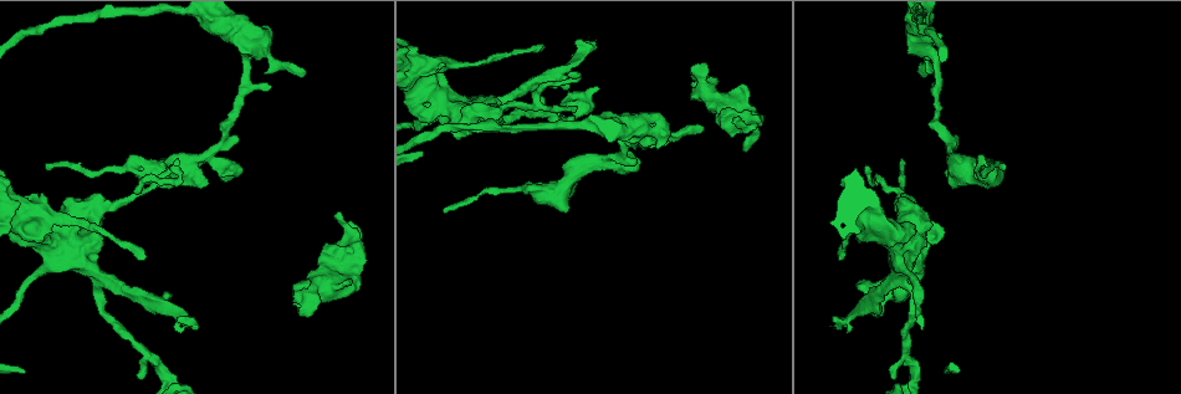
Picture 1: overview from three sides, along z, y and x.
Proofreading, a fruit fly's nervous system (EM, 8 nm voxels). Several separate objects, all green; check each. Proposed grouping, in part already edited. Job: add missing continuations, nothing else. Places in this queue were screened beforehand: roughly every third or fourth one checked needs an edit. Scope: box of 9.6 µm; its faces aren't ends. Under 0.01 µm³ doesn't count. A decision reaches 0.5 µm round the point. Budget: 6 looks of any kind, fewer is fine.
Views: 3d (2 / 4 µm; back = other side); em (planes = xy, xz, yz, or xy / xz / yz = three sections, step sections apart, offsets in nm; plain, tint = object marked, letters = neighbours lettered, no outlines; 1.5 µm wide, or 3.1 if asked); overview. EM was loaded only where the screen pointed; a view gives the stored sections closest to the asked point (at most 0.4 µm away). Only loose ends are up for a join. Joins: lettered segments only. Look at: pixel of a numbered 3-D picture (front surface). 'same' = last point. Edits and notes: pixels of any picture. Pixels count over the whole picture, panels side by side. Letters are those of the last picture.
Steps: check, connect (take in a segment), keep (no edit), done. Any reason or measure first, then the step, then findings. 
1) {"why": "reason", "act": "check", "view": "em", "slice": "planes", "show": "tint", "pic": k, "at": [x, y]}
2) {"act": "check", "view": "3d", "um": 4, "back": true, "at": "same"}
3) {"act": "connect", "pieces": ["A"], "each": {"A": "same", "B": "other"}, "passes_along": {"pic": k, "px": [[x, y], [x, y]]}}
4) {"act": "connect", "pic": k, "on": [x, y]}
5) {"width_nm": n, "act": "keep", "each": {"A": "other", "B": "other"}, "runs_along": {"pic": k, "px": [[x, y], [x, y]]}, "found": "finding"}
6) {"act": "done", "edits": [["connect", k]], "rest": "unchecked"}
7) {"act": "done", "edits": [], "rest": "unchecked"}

{"why": "branch stops here", "act": "check", "view": "3d", "um": 4, "pic": 1, "at": [197, 327]}

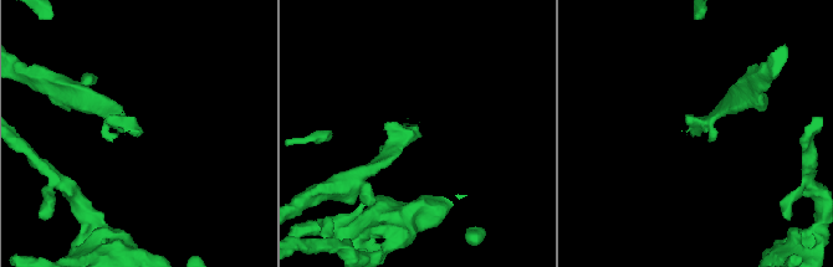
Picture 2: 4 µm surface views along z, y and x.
{"why": "now the EM", "act": "check", "view": "em", "slice": "xz", "step": 4, "show": "letters", "pic": 2, "at": [698, 136]}

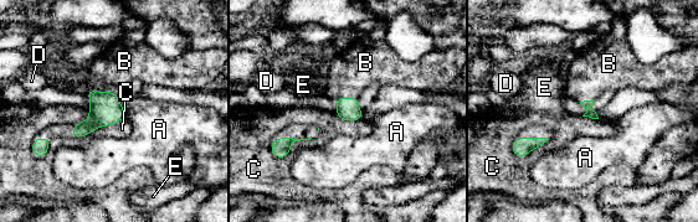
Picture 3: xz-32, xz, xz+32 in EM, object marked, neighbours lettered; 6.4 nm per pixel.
{"act": "connect", "pieces": ["B"], "each": {"A": "other", "B": "same", "C": "other", "D": "other", "E": "other"}, "passes_along": {"pic": 3, "px": [[348, 109], [345, 97], [363, 63]]}, "found": "it goes on there"}

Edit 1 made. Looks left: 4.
{"why": "redraw", "act": "check", "view": "overview"}

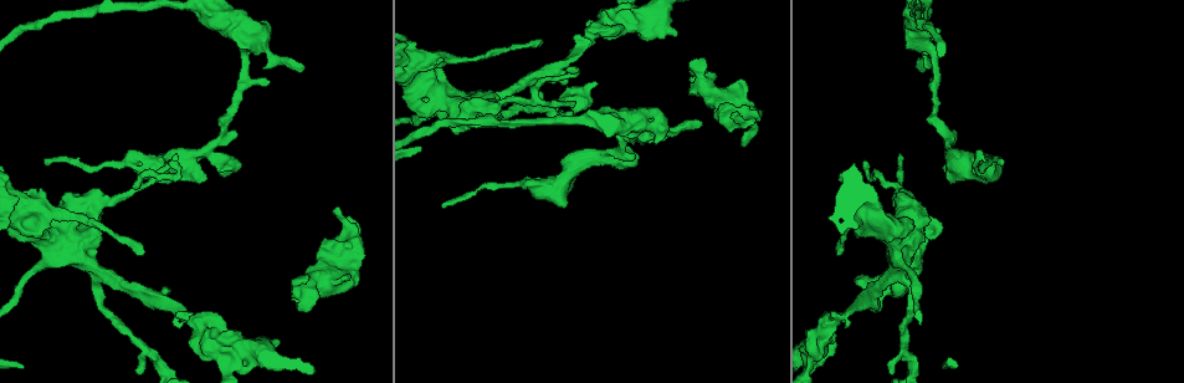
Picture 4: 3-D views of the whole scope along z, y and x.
{"why": "free end", "act": "check", "view": "3d", "um": 2, "pic": 4, "at": [746, 142]}

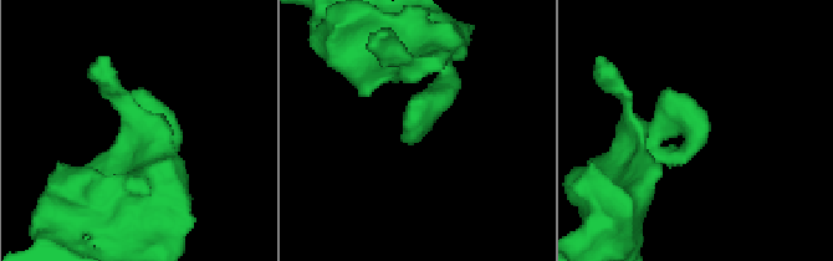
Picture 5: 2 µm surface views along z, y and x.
{"act": "check", "view": "em", "slice": "xy", "step": 4, "show": "tint", "pic": 5, "at": [415, 131]}

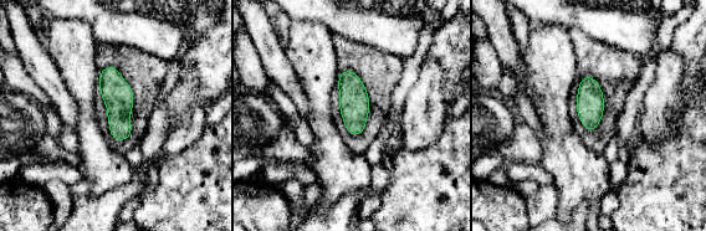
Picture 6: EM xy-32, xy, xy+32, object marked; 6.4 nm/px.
{"act": "check", "view": "em", "slice": "planes", "show": "letters", "at": "same"}

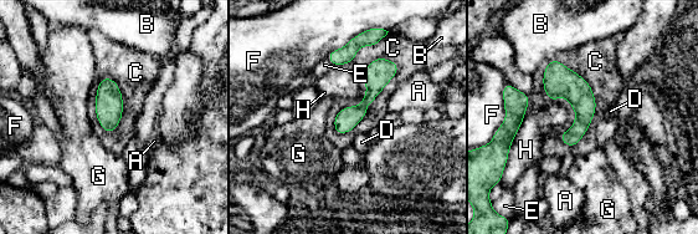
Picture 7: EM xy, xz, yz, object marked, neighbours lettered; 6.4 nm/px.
{"act": "keep", "each": {"A": "other", "B": "other", "C": "other", "D": "other", "E": "other", "F": "other", "G": "other", "H": "other"}, "border": {"pic": 7, "px": [[395, 61], [367, 115], [333, 130]]}, "found": "none of them fits"}

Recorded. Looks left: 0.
{"act": "done", "edits": [["connect", 3]], "rest": "unchecked"}

